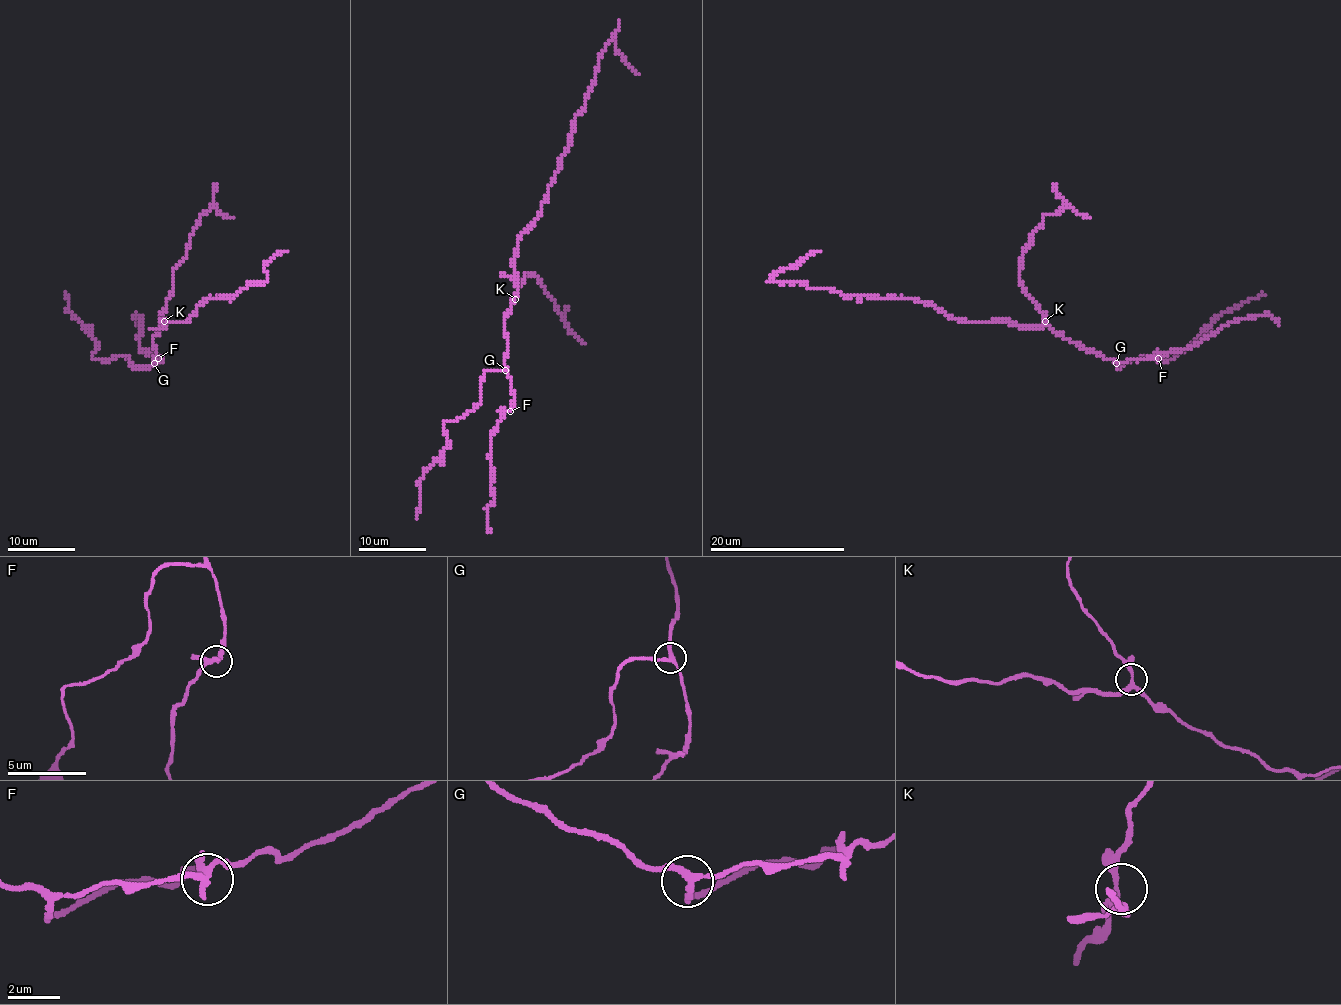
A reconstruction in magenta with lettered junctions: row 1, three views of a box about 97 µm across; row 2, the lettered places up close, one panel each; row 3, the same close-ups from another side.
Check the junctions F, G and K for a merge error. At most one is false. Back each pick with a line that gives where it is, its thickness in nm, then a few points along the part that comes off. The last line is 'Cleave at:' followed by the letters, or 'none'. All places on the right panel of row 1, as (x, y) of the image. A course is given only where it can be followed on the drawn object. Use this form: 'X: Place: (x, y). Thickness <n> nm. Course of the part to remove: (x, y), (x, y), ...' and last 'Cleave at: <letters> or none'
F: Place: (1158, 358). Thickness 240 nm. Course of the part to remove: (1158, 358), (1162, 353), (1182, 350), (1205, 340), (1234, 321), (1269, 314), (1279, 325)
Cleave at: F

